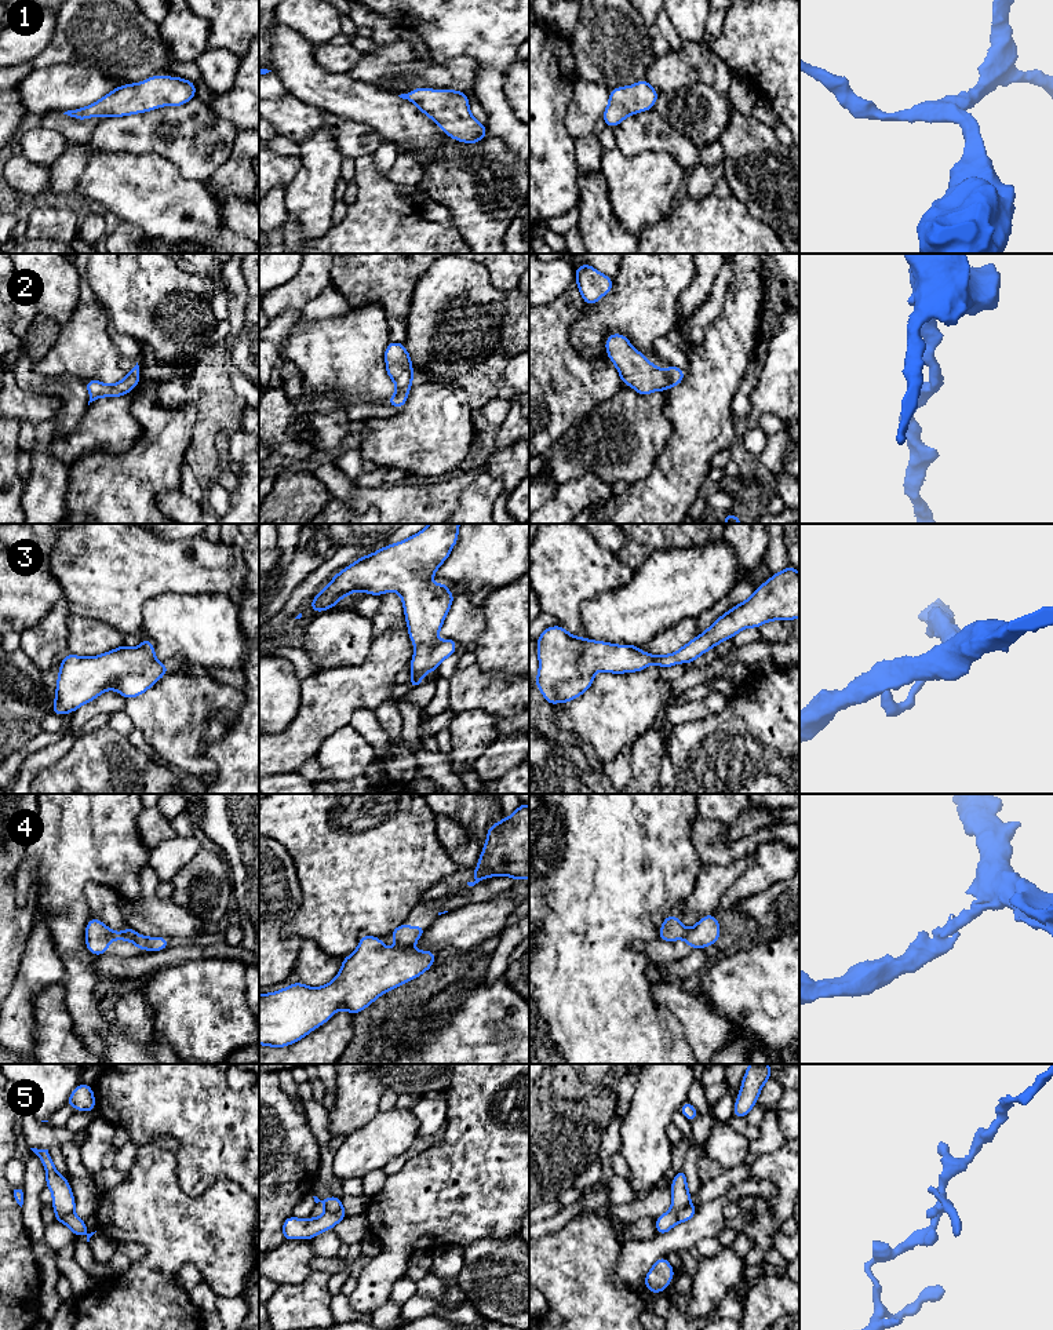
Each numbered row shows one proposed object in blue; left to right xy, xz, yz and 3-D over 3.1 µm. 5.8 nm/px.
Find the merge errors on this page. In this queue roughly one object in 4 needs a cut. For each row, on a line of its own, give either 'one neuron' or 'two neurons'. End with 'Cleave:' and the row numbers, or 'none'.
1: one neuron
2: one neuron
3: one neuron
4: two neurons
5: two neurons
Cleave: 4, 5

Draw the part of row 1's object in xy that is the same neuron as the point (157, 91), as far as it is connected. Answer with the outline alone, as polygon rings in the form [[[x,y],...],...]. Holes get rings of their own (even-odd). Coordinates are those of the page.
[[[152,76],[150,79],[120,85],[96,103],[83,109],[68,110],[68,114],[77,120],[98,117],[121,117],[150,112],[157,108],[170,105],[181,106],[196,96],[196,83],[182,77]]]

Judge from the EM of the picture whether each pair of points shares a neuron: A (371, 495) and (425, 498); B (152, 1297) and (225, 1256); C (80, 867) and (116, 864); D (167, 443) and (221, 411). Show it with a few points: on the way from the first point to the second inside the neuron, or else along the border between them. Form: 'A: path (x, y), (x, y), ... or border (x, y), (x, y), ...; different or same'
A: path (385, 498), (411, 498); same
B: path (161, 1276), (182, 1256), (204, 1256); same
C: path (88, 862), (108, 862); same
D: border (192, 401), (196, 407), (196, 422), (185, 459); different

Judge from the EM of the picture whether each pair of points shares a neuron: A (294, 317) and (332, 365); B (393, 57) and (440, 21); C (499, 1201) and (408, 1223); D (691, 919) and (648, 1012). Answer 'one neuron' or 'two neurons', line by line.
A: two neurons
B: two neurons
C: one neuron
D: two neurons

